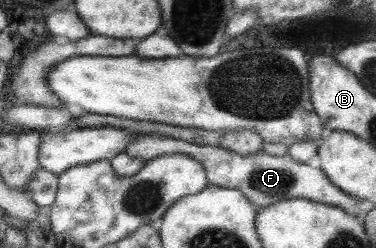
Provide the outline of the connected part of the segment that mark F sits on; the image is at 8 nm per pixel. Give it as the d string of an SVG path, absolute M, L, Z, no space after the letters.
M155 133L134 136L134 140L125 152L131 158L142 158L145 162L164 154L181 153L189 155L204 166L209 185L240 190L257 211L271 206L275 202L283 202L285 199L293 198L309 199L311 202L338 207L343 211L355 208L360 201L337 188L324 176L324 172L320 168L311 167L308 163L299 164L288 154L285 156L269 156L261 150L251 156L241 156L217 146L201 146L179 142L175 138L167 138Z

